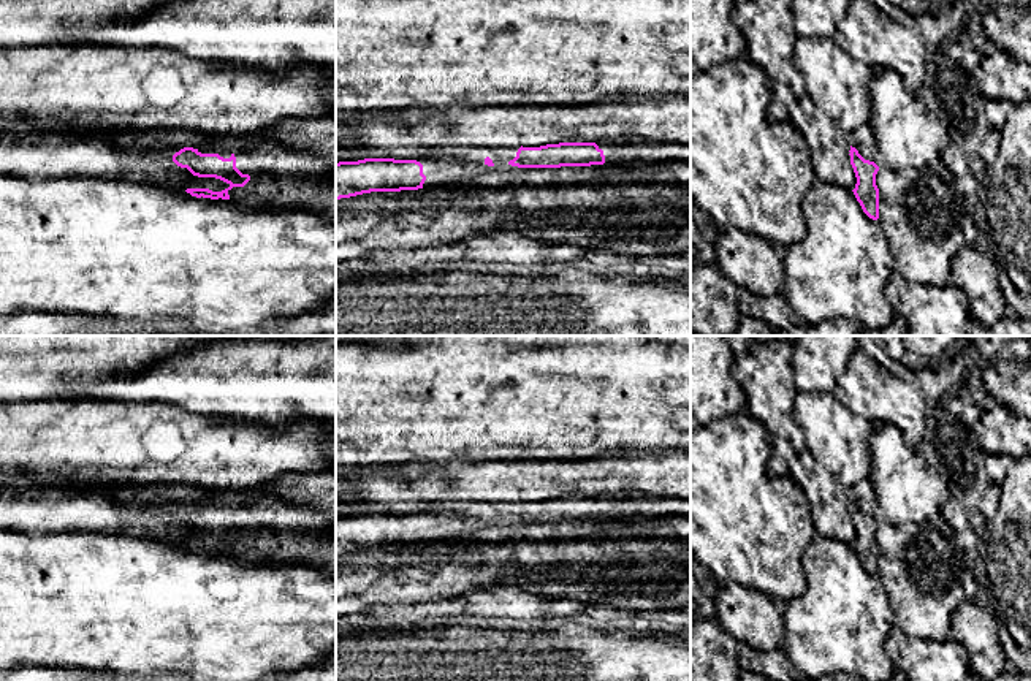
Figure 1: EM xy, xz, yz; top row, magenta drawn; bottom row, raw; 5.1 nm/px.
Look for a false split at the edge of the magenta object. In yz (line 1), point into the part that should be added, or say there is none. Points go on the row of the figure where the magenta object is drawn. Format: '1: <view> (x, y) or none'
1: none

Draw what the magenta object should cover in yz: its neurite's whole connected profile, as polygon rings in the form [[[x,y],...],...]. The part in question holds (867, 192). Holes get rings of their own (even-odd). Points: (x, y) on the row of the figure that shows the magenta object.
[[[850,146],[850,165],[854,168],[857,184],[852,190],[863,212],[873,219],[879,219],[879,188],[876,174],[879,166],[874,162],[865,160],[855,147]]]

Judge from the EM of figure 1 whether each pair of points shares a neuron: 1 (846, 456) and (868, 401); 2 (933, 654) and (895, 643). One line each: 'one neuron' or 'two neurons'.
1: two neurons
2: one neuron

